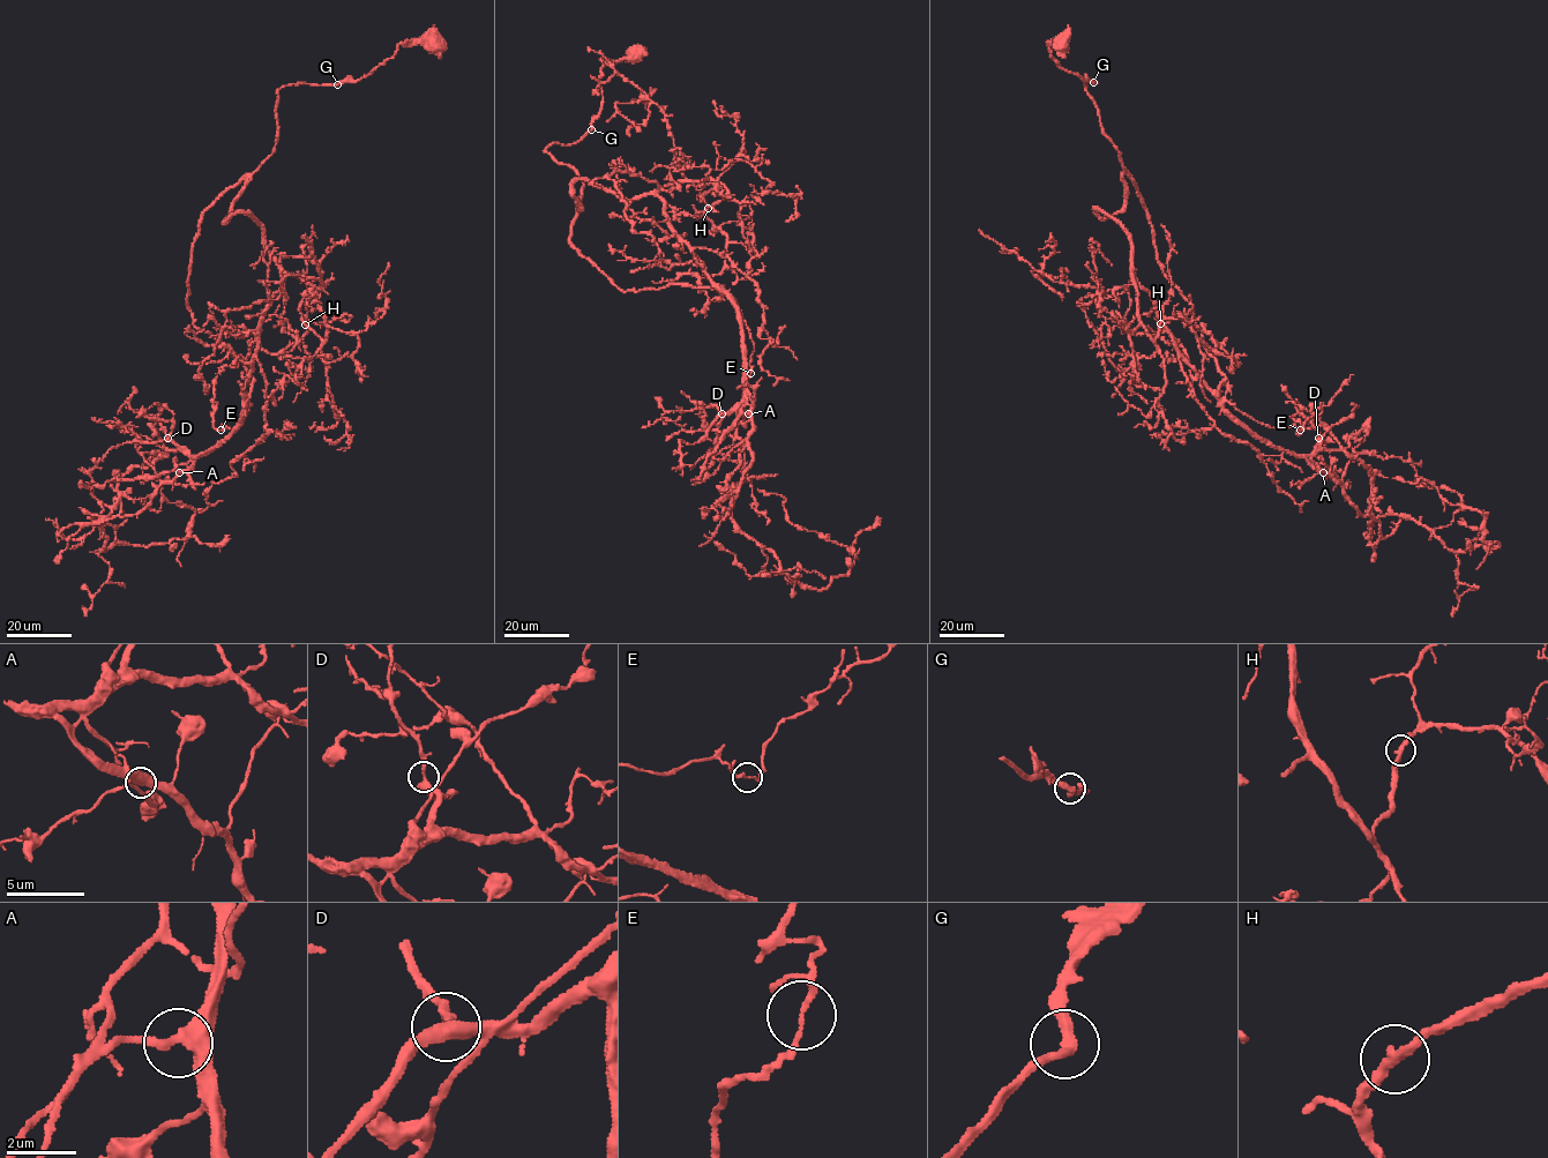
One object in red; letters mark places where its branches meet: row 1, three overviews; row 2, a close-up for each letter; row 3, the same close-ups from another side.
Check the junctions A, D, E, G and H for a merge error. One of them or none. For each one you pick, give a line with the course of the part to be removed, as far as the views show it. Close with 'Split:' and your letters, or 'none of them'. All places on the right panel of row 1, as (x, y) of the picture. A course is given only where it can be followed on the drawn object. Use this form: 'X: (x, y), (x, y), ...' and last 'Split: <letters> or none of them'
Split: none of them

